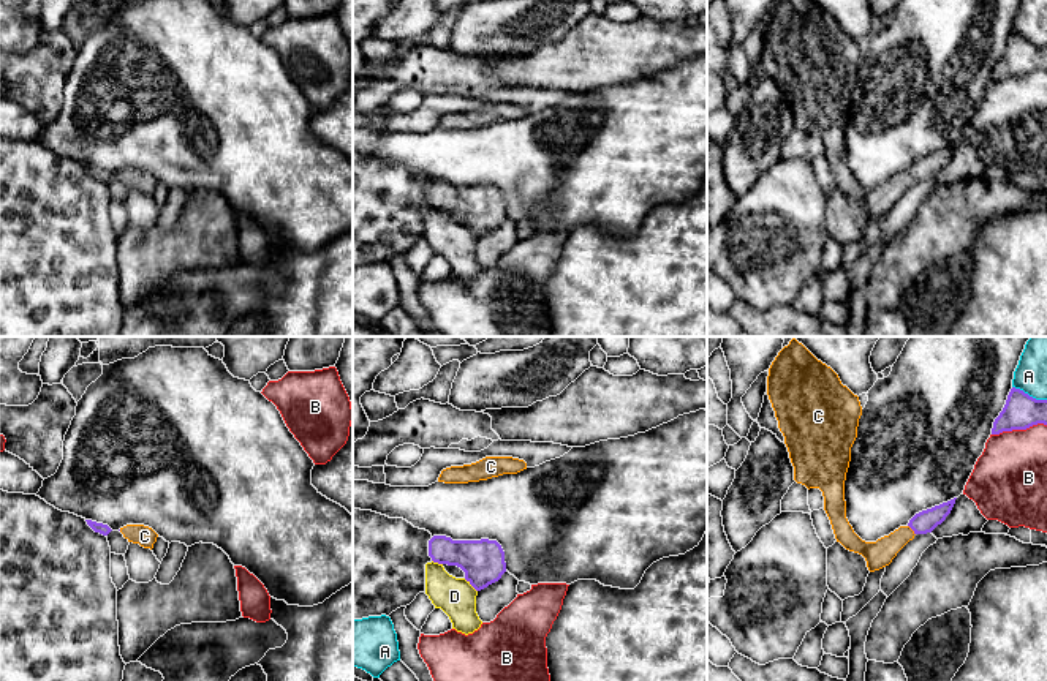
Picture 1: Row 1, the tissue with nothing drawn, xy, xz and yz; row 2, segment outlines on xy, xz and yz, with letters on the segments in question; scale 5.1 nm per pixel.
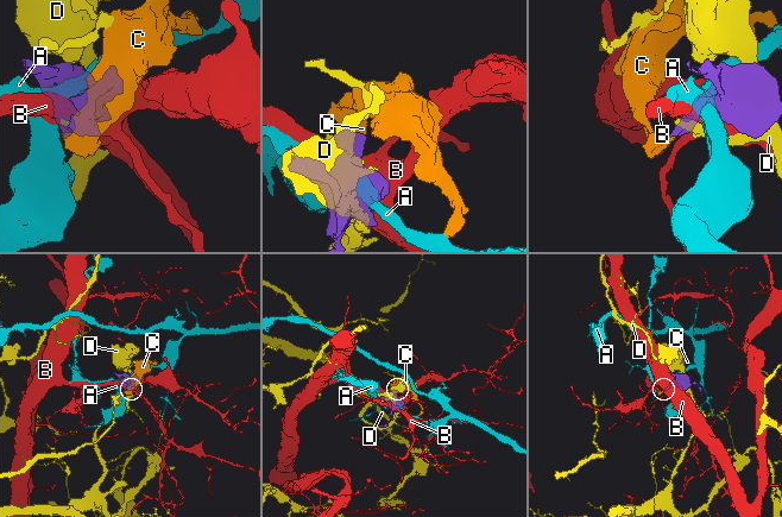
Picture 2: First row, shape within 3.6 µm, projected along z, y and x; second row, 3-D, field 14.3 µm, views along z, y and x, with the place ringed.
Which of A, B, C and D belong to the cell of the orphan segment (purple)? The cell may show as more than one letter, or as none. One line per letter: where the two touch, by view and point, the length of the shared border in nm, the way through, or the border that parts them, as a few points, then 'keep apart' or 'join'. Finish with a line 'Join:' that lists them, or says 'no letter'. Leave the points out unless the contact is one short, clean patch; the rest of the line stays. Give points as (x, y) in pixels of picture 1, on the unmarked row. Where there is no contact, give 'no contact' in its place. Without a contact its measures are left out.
A: meets purple in yz at (1028, 41); contact 190 nm long; keep apart
B: meets purple in yz at (1019, 75); contact 280 nm long; keep apart
C: meets purple in yz at (911, 174); contact 70 nm long; runs through yz (924, 168), (911, 174), (880, 199); join
D: meets purple in xz at (470, 229); contact 100 nm long; keep apart
Join: C

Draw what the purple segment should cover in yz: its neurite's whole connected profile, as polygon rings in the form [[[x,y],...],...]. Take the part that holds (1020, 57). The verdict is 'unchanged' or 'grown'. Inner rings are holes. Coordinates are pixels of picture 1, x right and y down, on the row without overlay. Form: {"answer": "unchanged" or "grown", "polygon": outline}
{"answer": "unchanged", "polygon": [[[1012,33],[1003,57],[993,68],[992,81],[1026,76],[1038,70],[1047,71],[1047,46],[1036,46]]]}

